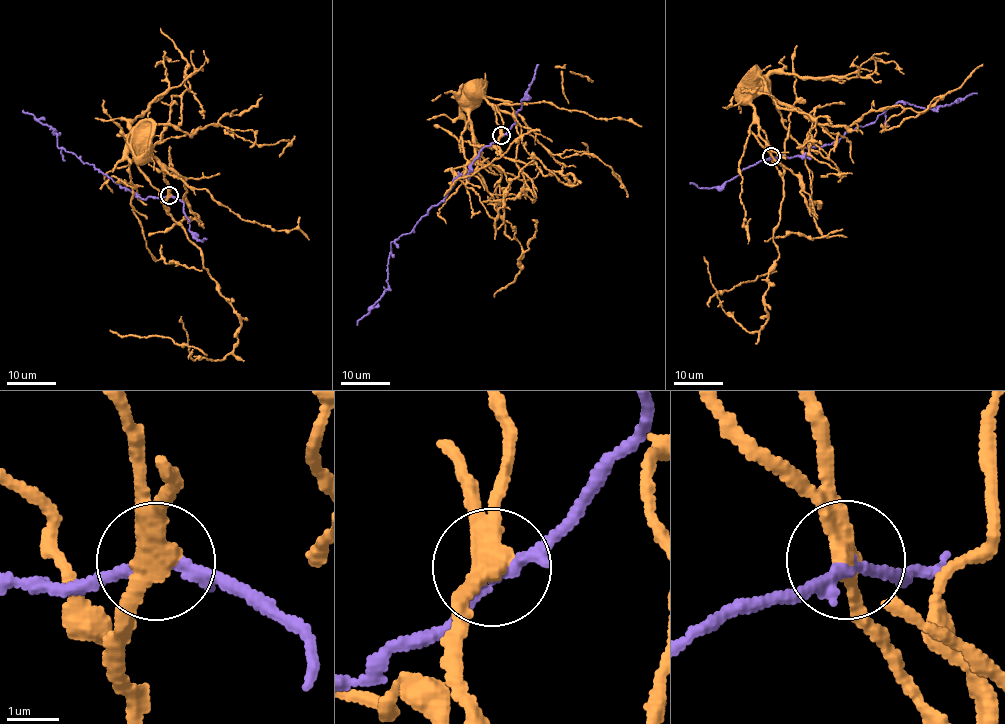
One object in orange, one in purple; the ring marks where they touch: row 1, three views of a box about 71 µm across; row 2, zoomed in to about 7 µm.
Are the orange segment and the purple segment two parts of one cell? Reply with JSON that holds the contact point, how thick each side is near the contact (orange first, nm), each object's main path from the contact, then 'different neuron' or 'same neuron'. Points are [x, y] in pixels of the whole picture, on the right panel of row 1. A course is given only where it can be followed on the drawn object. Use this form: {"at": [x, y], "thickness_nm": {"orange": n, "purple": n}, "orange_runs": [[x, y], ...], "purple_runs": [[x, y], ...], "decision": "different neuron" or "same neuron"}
{"at": [771, 156], "thickness_nm": {"orange": 400, "purple": 190}, "orange_runs": [[770, 156], [765, 132], [759, 126], [750, 103], [763, 90]], "purple_runs": [[772, 156], [802, 156], [816, 146], [834, 143], [846, 132], [873, 123], [899, 101], [937, 109], [976, 92]], "decision": "different neuron"}

